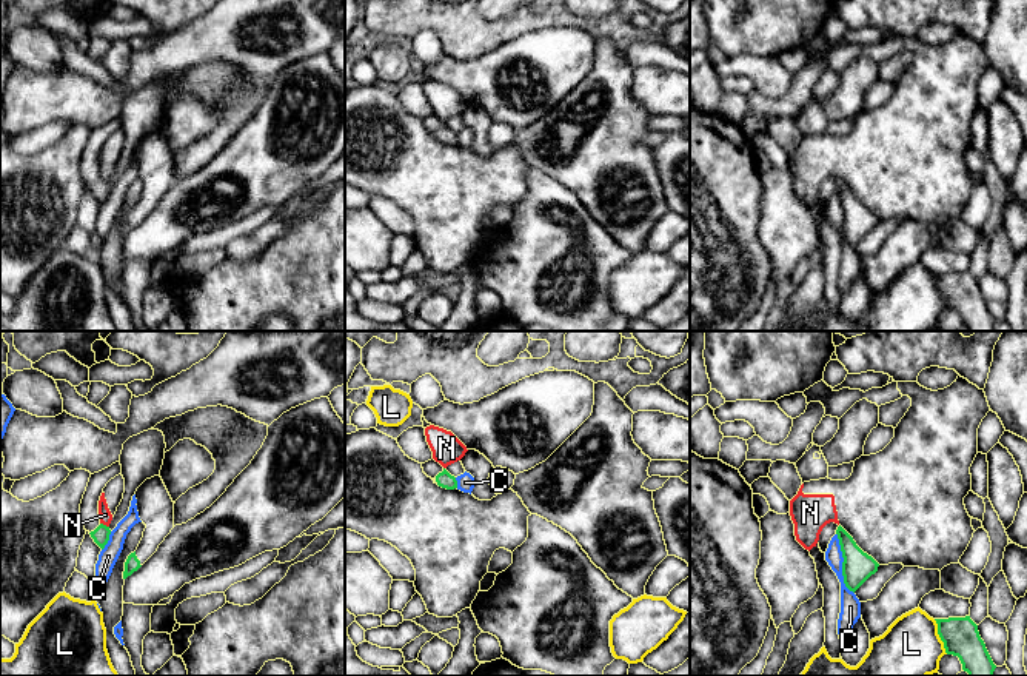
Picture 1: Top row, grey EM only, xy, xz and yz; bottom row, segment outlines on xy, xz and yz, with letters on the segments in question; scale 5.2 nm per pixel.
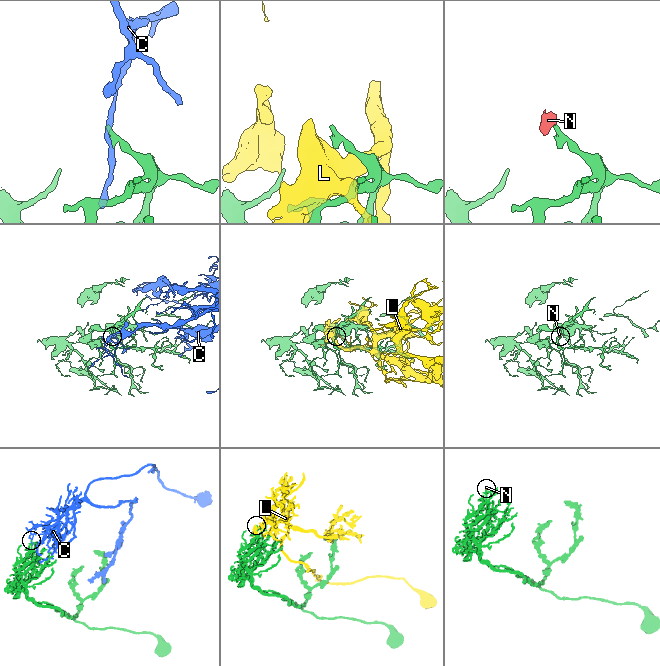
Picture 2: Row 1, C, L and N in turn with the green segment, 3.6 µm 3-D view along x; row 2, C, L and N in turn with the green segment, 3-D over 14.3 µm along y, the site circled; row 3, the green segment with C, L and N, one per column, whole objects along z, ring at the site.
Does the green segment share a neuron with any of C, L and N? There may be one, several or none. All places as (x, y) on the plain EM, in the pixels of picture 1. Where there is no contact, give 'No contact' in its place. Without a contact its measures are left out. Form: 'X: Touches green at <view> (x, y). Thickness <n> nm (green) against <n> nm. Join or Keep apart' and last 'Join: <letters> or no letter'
C: Touches green at yz (843, 219). Thickness 160 nm (green) against 110 nm. Keep apart
L: Touches green at yz (940, 291). Thickness 190 nm (green) against 320 nm. Keep apart
N: Touches green at xy (105, 180). Thickness 90 nm (green) against 60 nm. Keep apart
Join: no letter

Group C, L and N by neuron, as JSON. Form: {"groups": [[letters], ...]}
{"groups": [["C"], ["L"], ["N"]]}

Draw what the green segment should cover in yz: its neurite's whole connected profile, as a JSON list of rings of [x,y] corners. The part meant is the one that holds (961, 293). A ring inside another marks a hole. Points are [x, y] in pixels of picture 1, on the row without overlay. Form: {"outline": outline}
{"outline": [[[970,271],[935,276],[945,308],[958,311],[968,331],[993,331],[996,320]]]}

